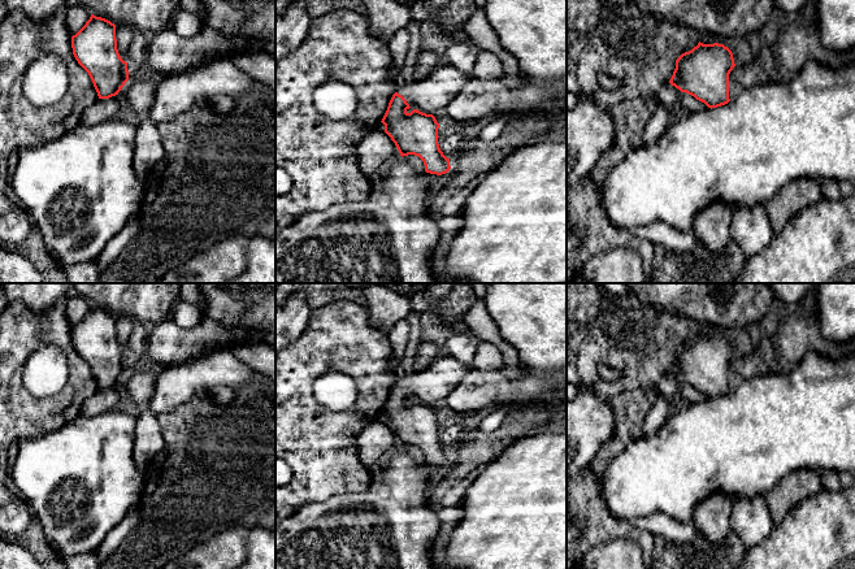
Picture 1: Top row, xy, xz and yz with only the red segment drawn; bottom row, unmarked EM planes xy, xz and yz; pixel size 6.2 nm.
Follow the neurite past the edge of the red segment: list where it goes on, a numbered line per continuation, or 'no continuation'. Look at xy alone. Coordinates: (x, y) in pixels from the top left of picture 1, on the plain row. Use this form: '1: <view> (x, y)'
1: xy (139, 383)

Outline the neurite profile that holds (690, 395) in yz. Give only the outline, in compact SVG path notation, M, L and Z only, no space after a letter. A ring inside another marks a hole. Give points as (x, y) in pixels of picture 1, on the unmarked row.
M686 383L681 385L680 395L681 399L685 400L689 405L708 400L708 398L704 394L696 391L694 387Z

